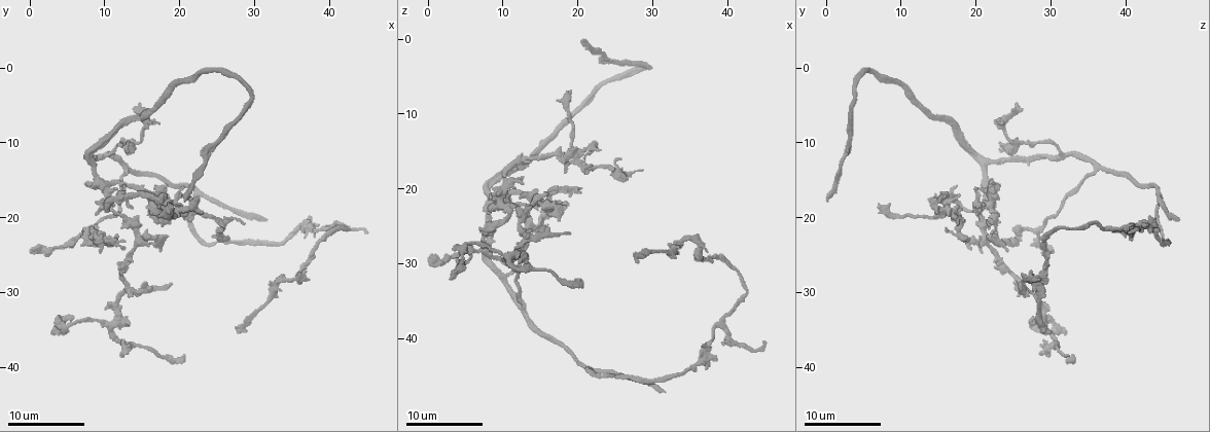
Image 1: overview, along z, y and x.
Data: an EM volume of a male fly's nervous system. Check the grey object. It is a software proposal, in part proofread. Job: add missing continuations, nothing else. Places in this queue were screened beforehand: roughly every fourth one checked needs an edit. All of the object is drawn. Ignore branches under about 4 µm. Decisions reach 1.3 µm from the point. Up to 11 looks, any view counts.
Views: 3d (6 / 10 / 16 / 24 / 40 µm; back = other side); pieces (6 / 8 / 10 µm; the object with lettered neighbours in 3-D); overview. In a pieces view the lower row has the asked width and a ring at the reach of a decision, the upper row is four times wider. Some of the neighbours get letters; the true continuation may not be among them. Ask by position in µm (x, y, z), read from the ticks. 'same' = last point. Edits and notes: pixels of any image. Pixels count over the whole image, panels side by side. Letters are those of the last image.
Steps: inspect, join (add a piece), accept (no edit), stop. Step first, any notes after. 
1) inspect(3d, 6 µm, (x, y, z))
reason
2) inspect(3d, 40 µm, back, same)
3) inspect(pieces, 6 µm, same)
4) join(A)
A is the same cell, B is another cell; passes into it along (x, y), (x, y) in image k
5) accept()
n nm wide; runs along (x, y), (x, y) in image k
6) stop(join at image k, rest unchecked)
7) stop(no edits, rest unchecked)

inspect(3d, 10 µm, (19.0, 20.5, 22.0))
an open end

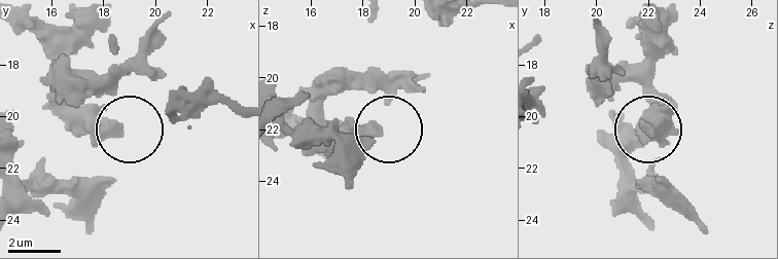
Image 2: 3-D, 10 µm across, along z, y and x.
inspect(pieces, 8 µm, (18.6, 20.7, 22.2))

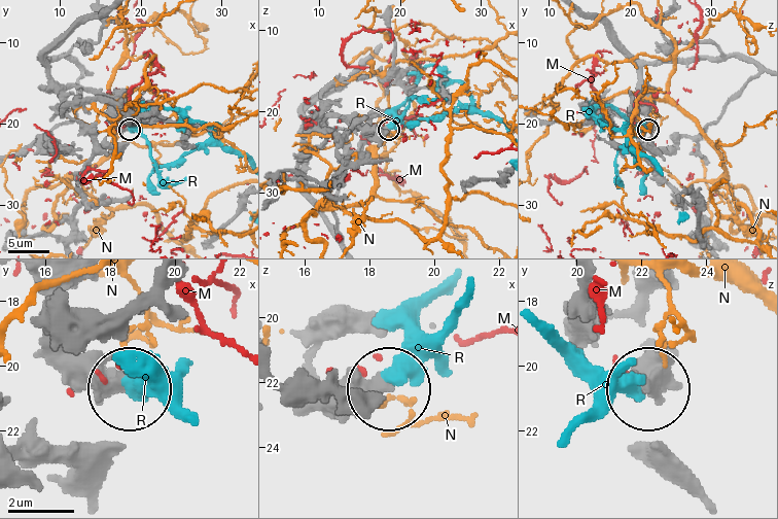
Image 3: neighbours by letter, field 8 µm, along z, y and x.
accept()
M, N and R are other cells; no lettered piece goes on from it

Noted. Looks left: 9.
inspect(3d, 6 µm, (18.0, 17.0, 18.0))
free end

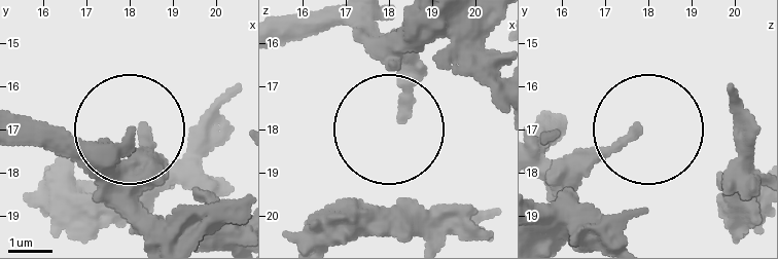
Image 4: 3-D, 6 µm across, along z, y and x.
inspect(pieces, 8 µm, (18.35, 17.05, 17.75))

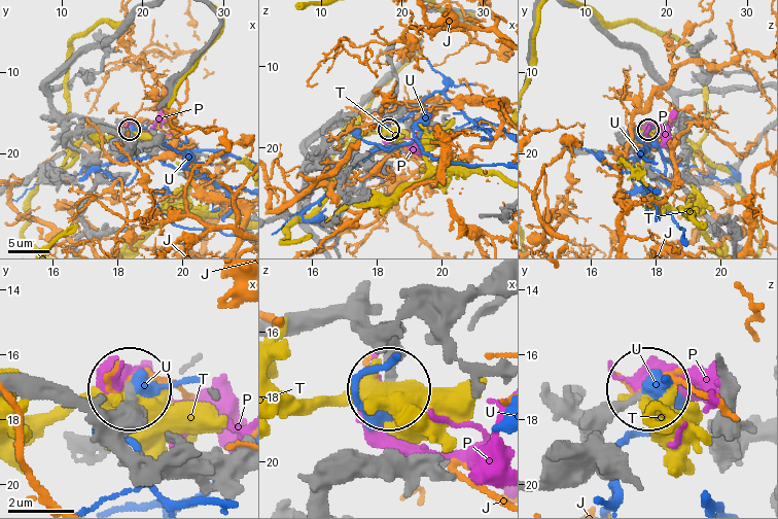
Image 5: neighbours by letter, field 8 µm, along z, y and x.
accept()
J, P, T and U are other cells; none of them fits

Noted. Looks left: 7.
inspect(3d, 6 µm, (12.5, 24.0, 19.0))
end of a long branch

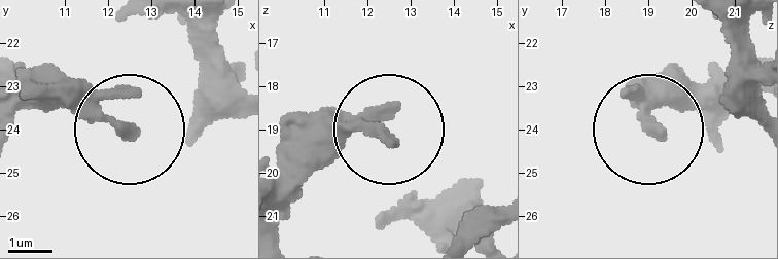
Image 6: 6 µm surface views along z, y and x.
inspect(pieces, 10 µm, (12.45, 24.05, 19.20))

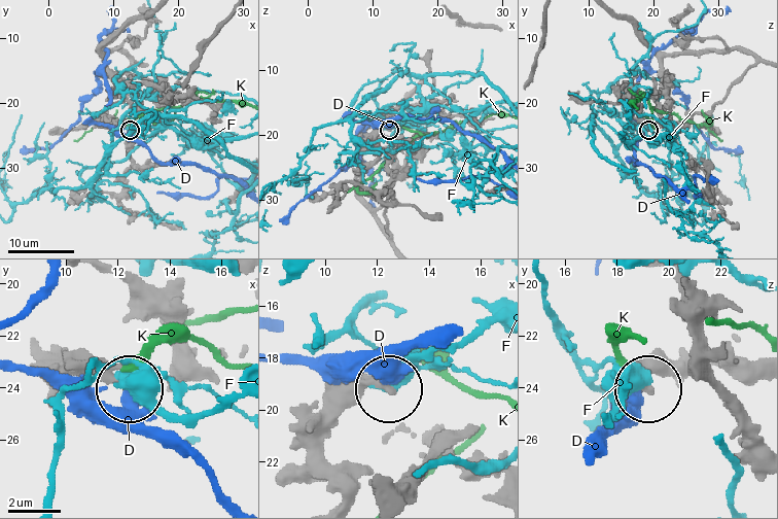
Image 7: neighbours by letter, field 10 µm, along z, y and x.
accept()
240 nm wide; D, F and K are other cells; no lettered piece goes on from it

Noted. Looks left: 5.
inspect(pieces, 10 µm, (21.0, 18.0, 0.0))
branch stops here

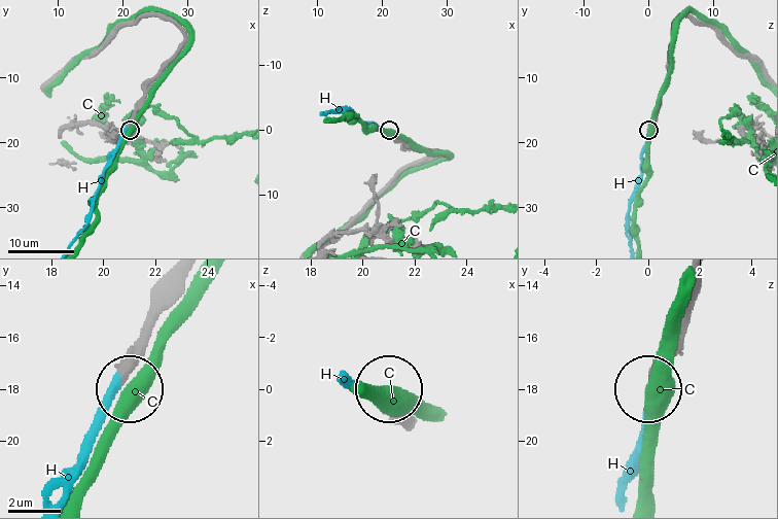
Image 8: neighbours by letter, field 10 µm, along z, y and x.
join(H)
H is the same cell, C is another cell; passes into it along (170, 306), (121, 375), (68, 496) in image 8; it goes on there

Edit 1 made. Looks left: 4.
inspect(overview)
see it whole again

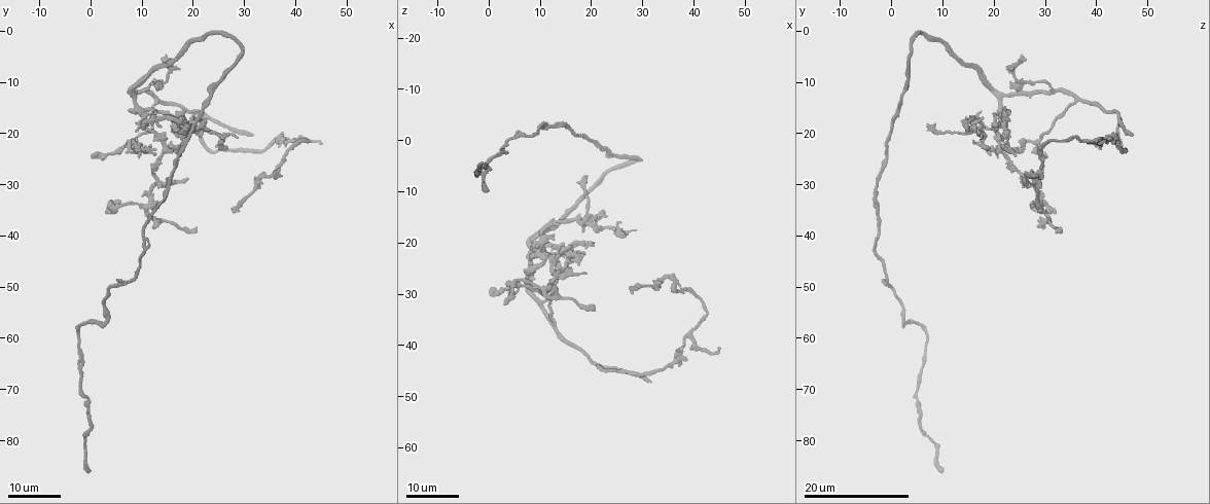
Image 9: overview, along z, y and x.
inspect(3d, 24 µm, (31.5, 20.0, 47.0))
branch stops here

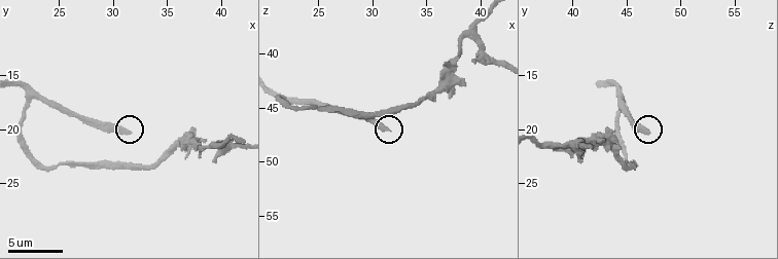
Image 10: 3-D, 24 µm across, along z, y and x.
inspect(pieces, 6 µm, (31.4, 20.4, 47.2))
what lies round it

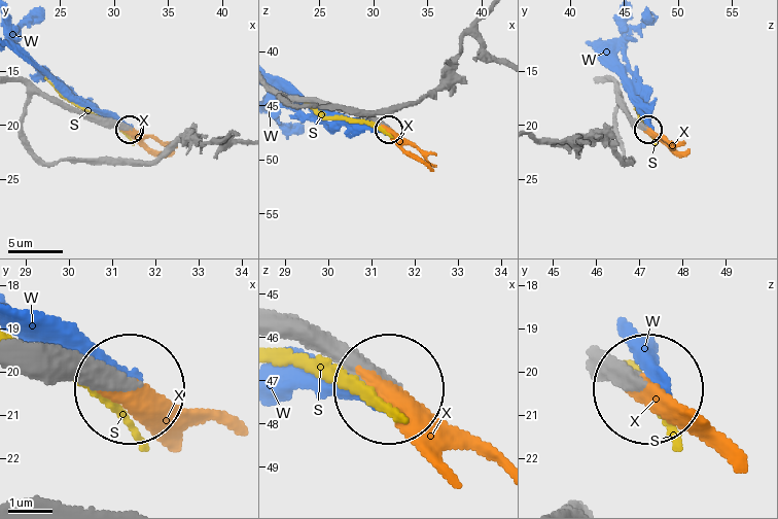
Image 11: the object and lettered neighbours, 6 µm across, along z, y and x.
join(X)
X is the same cell, S and W are other cells; it goes on there

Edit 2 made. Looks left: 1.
stop(join at image 8, join at image 11, rest unchecked)

